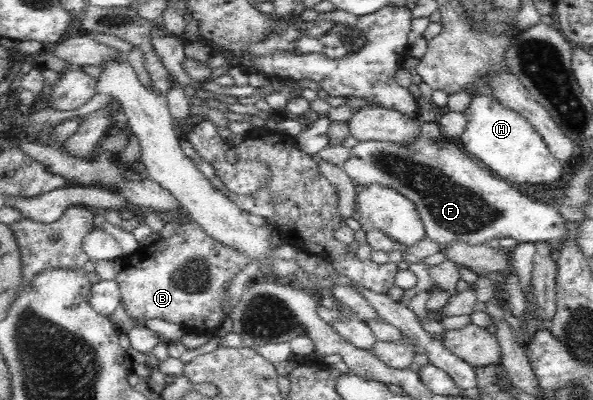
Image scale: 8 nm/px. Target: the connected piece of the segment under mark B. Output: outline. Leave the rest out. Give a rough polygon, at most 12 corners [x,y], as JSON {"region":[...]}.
{"region":[[176,213],[118,262],[128,317],[206,335],[248,253]]}

